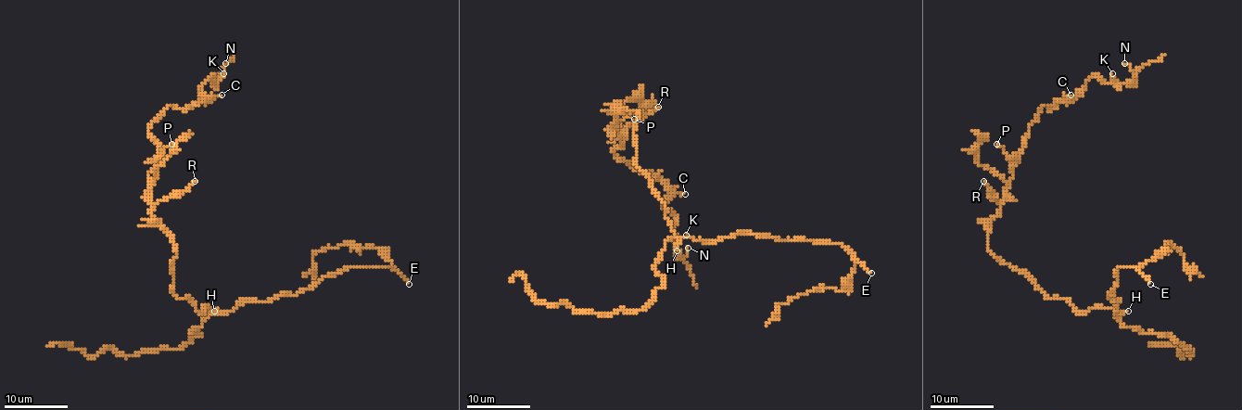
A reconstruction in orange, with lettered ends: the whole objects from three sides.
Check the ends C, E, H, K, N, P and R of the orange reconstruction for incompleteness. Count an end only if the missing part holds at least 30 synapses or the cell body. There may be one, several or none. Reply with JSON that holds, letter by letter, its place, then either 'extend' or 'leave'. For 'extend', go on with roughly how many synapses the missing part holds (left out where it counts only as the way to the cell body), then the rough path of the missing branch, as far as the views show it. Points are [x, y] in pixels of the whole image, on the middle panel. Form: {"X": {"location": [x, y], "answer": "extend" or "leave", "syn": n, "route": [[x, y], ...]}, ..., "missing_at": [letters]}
{"C": {"location": [685, 194], "answer": "leave"}, "E": {"location": [871, 273], "answer": "extend", "syn": 120}, "H": {"location": [677, 250], "answer": "leave"}, "K": {"location": [686, 235], "answer": "leave"}, "N": {"location": [688, 248], "answer": "leave"}, "P": {"location": [634, 119], "answer": "leave"}, "R": {"location": [658, 107], "answer": "leave"}, "missing_at": ["E"]}

